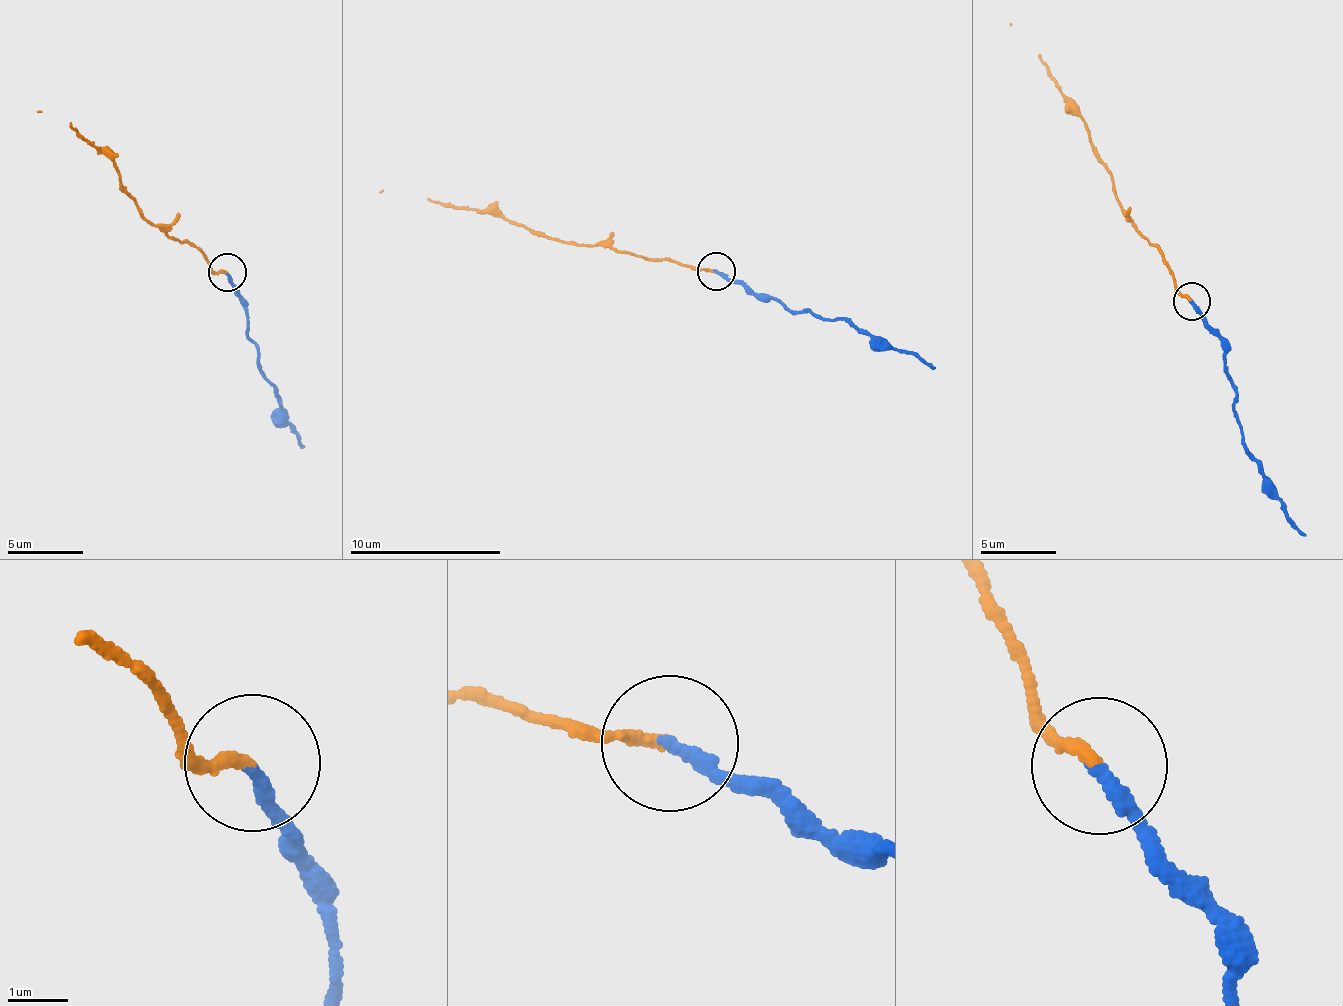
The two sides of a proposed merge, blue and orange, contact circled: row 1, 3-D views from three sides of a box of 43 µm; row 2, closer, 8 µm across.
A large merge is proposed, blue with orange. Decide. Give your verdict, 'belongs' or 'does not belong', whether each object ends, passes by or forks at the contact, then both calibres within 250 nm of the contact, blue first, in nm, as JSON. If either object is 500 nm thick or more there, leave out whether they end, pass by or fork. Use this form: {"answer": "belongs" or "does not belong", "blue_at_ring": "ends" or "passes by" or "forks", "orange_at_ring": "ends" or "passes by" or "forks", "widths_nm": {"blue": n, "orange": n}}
{"answer": "does not belong", "blue_at_ring": "ends", "orange_at_ring": "ends", "widths_nm": {"blue": 220, "orange": 170}}

